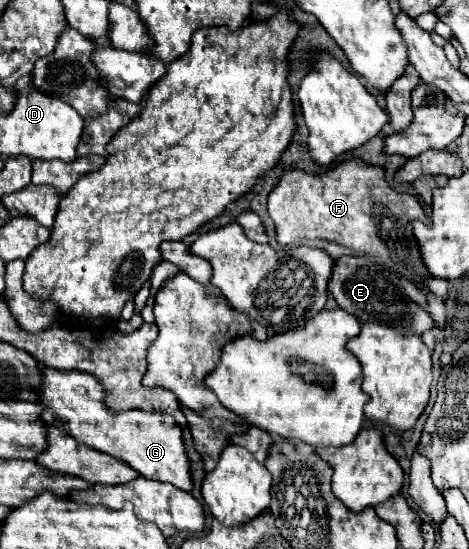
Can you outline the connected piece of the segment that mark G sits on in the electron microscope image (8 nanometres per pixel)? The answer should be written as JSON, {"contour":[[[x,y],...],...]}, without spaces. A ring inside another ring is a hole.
{"contour":[[[40,364],[42,386],[36,392],[38,402],[44,406],[42,420],[50,426],[60,426],[66,434],[74,436],[78,442],[106,452],[122,462],[128,462],[140,476],[170,482],[180,490],[190,492],[190,462],[186,458],[182,430],[176,420],[164,412],[150,410],[126,410],[116,412],[106,404],[104,386],[96,376],[80,370],[56,370]]]}

